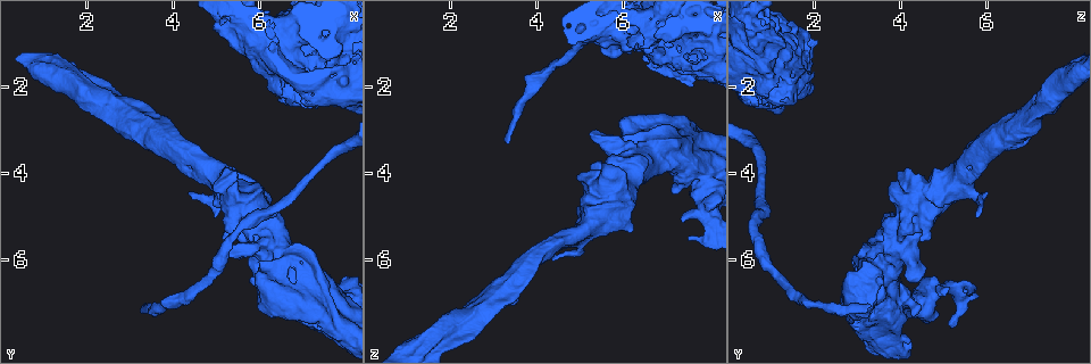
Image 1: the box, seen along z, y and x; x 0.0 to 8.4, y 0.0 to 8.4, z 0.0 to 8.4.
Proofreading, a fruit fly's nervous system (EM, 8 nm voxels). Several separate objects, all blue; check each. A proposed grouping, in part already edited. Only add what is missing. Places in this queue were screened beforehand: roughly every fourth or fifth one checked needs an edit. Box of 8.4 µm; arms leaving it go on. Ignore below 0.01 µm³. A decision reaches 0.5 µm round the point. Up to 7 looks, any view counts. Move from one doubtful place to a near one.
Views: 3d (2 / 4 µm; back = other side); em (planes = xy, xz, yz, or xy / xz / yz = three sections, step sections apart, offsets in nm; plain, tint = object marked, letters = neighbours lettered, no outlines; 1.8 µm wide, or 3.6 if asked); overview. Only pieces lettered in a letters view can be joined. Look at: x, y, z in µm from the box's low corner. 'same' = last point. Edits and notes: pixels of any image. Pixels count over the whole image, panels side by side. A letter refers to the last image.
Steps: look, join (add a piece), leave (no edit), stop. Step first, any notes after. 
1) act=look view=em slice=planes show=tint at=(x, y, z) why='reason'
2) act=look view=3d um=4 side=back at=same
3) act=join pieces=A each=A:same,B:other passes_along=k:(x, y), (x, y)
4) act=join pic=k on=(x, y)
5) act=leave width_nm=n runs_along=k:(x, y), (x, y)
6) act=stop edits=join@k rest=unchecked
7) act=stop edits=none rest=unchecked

act=look view=em um=3.6 slice=yz step=4 show=letters at=(7.45, 7.30, 2.75) why='thick end'

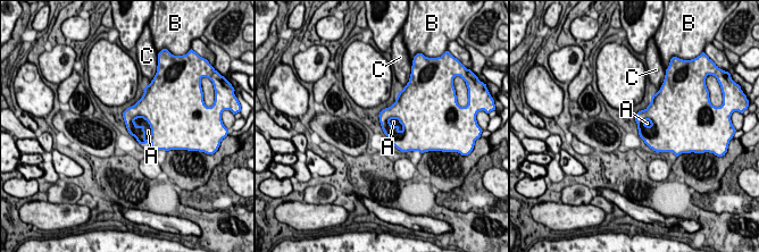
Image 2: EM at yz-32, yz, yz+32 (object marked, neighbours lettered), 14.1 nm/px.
act=join pieces=A width_nm=280 each=A:same,B:other,C:other passes_along=2:(409, 115), (395, 126), (393, 122) found='it goes on there'

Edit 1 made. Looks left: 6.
act=look view=em slice=xy step=8 show=letters at=(3.25, 7.10, 3.35) why='an open end'

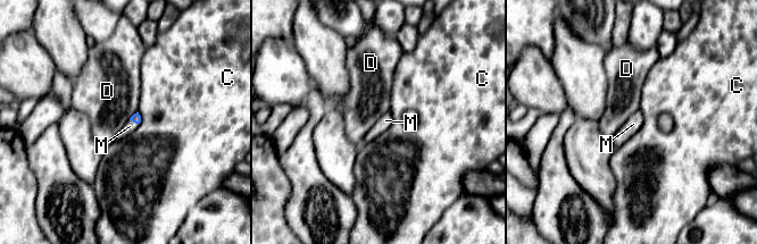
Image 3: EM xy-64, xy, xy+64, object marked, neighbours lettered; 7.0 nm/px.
act=look view=em slice=planes show=letters at=same

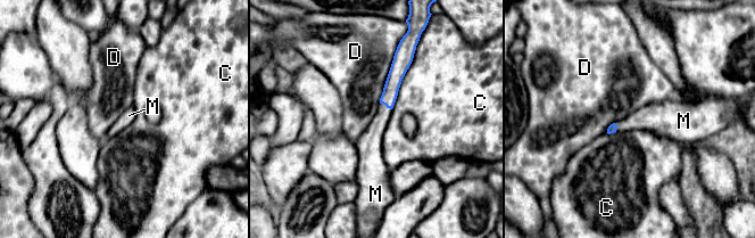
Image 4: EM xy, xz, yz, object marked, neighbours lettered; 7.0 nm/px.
act=join pieces=M each=C:other,D:other,M:same passes_along=4:(397, 72), (386, 105), (372, 137) found='it goes on there'

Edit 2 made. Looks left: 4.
act=stop edits=join@2,join@4 rest=unchecked

